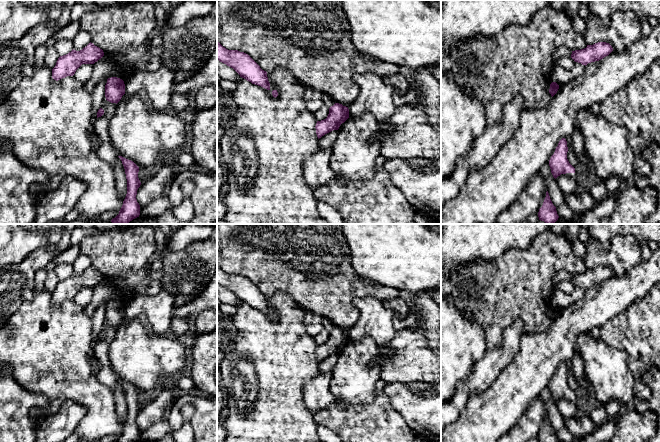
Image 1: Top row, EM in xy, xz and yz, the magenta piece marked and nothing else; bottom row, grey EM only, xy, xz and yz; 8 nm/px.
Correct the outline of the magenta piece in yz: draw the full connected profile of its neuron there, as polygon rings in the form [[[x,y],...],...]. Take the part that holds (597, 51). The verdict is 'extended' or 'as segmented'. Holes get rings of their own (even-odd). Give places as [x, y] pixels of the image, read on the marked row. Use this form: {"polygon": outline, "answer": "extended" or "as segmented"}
{"polygon": [[[598,42],[593,45],[587,45],[581,50],[572,51],[571,58],[582,65],[599,61],[608,56],[613,51],[612,46],[606,42]]], "answer": "as segmented"}

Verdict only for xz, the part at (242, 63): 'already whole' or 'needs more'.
already whole

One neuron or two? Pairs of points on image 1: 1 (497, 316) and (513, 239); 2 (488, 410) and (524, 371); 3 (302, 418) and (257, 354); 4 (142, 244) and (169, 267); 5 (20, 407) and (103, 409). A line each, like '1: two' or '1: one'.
1: two
2: one
3: one
4: two
5: two

